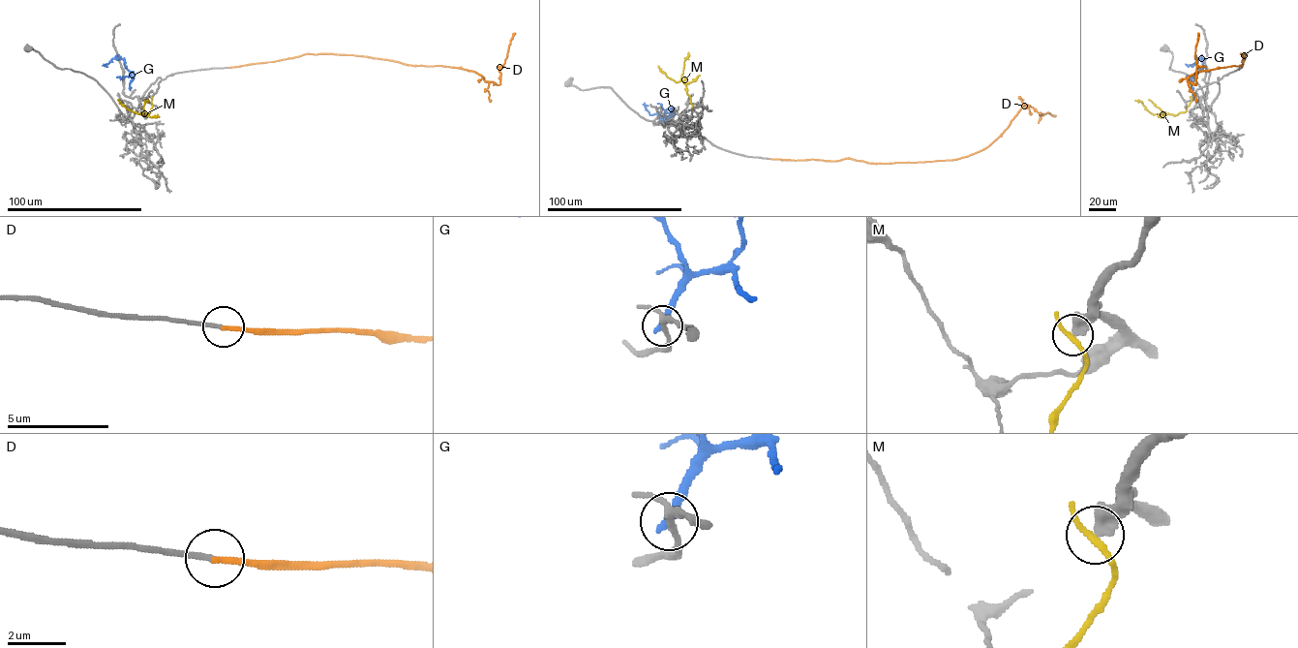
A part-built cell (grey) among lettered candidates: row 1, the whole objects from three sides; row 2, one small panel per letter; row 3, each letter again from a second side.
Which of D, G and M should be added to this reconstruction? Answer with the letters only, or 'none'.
D

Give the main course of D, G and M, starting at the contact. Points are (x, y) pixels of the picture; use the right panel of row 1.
D: (1241, 67), (1241, 53), (1246, 53), (1242, 65), (1192, 74), (1188, 81), (1195, 83), (1198, 33)
G: (1205, 59), (1201, 59), (1203, 67), (1193, 75), (1192, 81), (1198, 71)
M: (1191, 98), (1186, 110), (1175, 115), (1153, 114), (1142, 104), (1134, 100)

